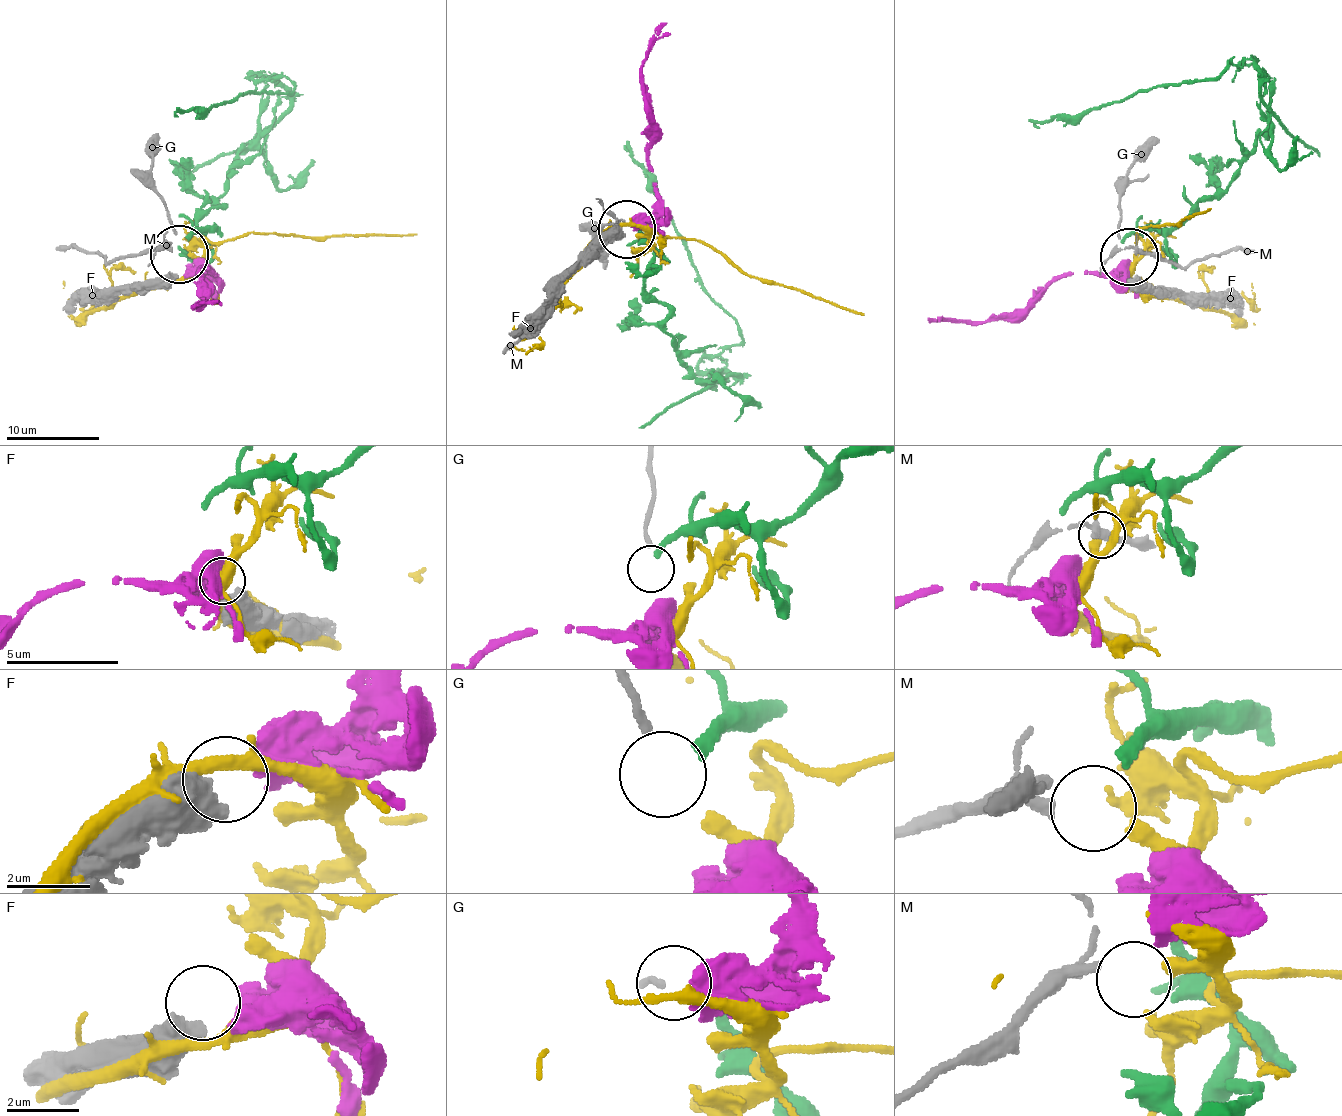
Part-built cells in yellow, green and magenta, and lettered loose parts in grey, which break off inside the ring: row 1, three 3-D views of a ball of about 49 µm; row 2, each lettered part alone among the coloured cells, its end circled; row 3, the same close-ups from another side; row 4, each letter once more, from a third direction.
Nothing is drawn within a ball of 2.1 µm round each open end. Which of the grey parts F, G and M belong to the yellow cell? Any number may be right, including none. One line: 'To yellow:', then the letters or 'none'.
To yellow: M

